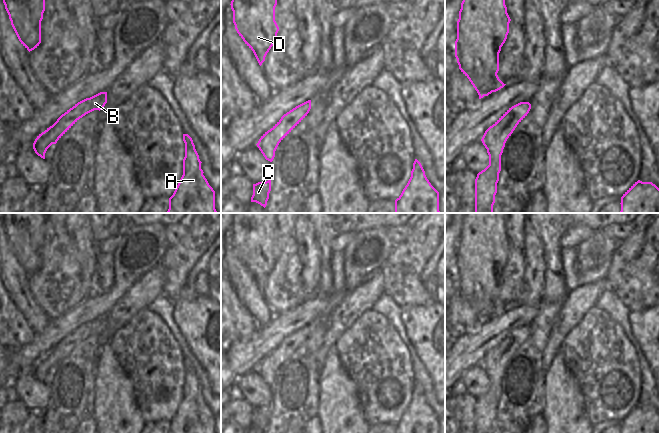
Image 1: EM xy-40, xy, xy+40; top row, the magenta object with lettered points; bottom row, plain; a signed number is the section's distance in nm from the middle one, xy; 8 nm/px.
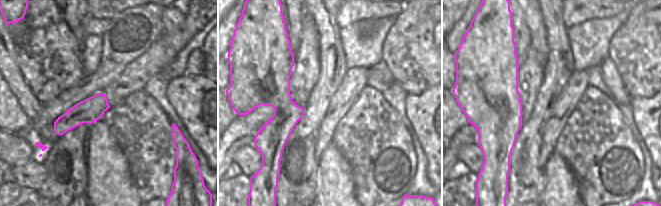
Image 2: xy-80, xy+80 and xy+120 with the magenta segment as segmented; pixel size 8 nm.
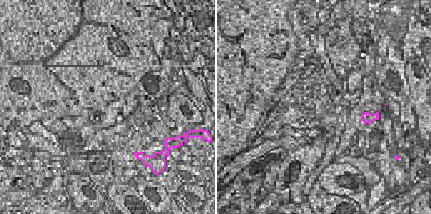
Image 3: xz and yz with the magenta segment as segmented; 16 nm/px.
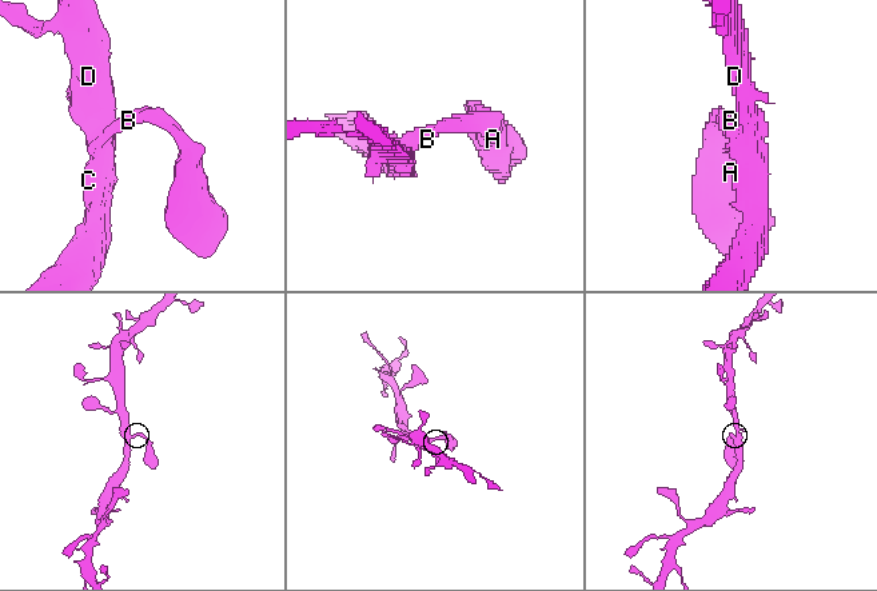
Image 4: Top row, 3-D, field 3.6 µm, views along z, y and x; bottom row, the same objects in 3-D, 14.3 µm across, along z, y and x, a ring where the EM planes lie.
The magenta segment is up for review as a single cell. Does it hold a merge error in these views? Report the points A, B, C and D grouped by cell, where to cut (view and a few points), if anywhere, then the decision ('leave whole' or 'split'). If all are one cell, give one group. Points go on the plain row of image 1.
groups A B C D; cut none; leave whole

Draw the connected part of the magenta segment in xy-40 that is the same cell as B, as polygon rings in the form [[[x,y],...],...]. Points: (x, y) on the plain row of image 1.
[[[100,316],[86,322],[62,338],[57,345],[39,358],[33,367],[35,377],[45,383],[47,373],[57,365],[83,340],[94,335],[102,334],[107,327],[107,316]]]

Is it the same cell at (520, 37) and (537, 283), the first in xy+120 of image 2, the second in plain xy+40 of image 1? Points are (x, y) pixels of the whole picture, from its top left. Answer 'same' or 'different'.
different

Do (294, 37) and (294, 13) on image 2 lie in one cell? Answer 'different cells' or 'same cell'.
same cell

